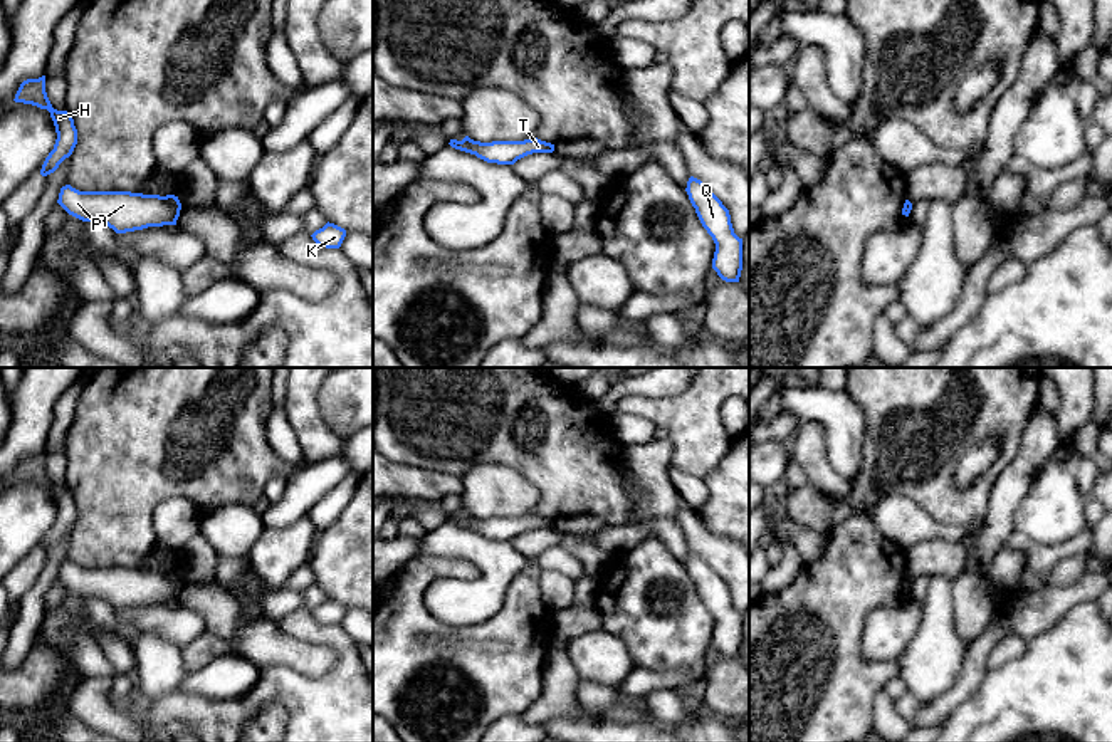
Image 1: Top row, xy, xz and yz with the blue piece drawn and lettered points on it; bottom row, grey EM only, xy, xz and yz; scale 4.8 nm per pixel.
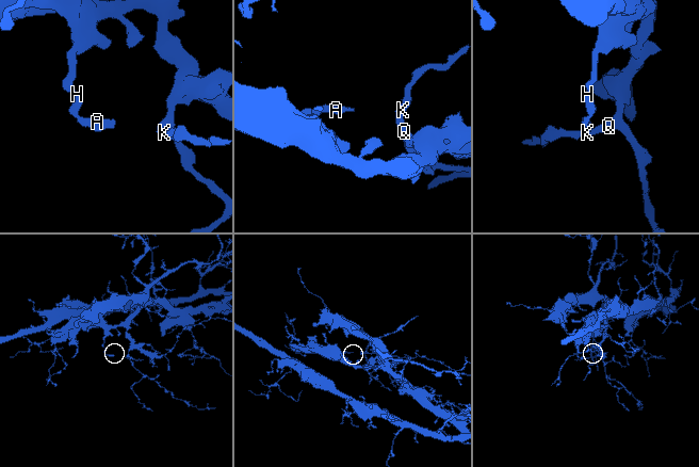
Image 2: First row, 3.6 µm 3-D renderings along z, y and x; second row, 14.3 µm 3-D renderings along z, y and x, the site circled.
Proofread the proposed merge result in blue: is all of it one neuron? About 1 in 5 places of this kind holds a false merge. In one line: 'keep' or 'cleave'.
keep

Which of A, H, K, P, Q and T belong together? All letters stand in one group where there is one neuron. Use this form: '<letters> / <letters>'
A H K P Q T

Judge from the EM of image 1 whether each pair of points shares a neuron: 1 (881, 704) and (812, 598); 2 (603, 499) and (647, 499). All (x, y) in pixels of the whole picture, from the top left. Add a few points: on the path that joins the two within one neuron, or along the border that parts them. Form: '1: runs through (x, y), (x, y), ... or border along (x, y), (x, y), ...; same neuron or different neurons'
1: border along (882, 687), (874, 697), (870, 724); different neurons
2: border along (620, 460), (632, 504), (630, 522); different neurons

